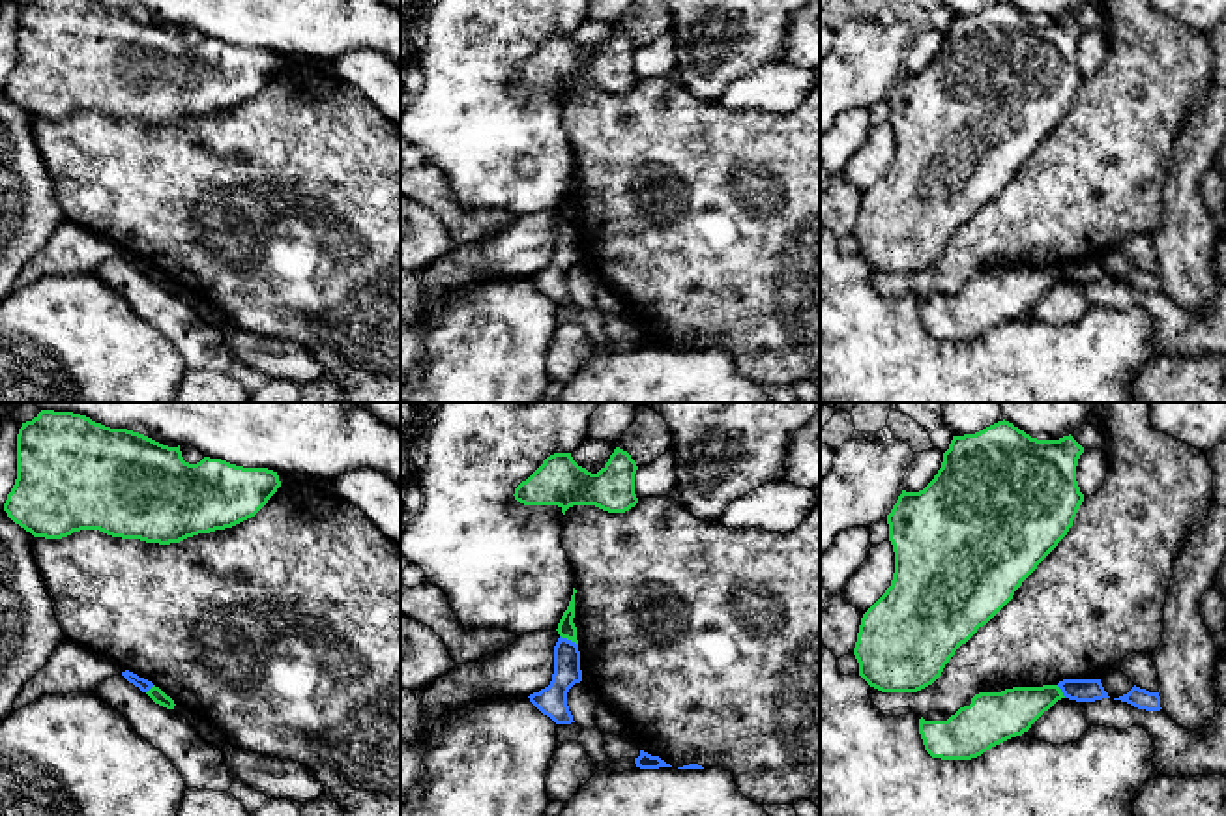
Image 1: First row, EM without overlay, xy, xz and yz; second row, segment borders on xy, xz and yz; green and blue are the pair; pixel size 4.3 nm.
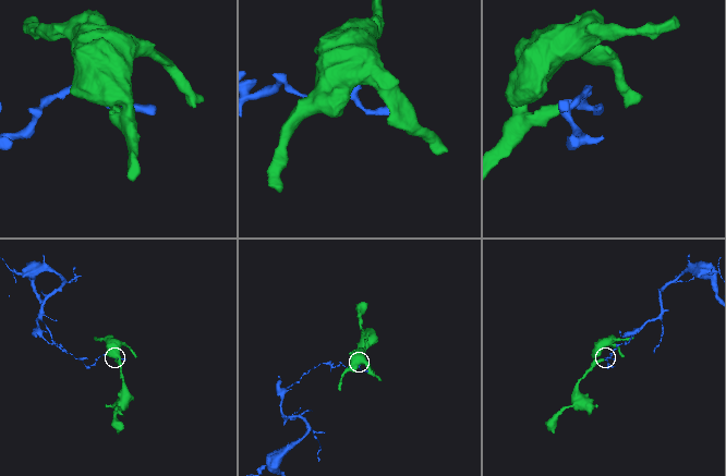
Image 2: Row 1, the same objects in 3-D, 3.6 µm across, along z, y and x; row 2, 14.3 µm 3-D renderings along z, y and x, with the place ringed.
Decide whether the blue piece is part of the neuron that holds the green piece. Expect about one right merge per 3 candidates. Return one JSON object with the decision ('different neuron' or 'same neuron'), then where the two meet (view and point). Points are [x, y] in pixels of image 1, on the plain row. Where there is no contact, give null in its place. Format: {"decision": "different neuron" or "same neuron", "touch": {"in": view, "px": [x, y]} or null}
{"decision": "different neuron", "touch": {"in": "xz", "px": [569, 219]}}

